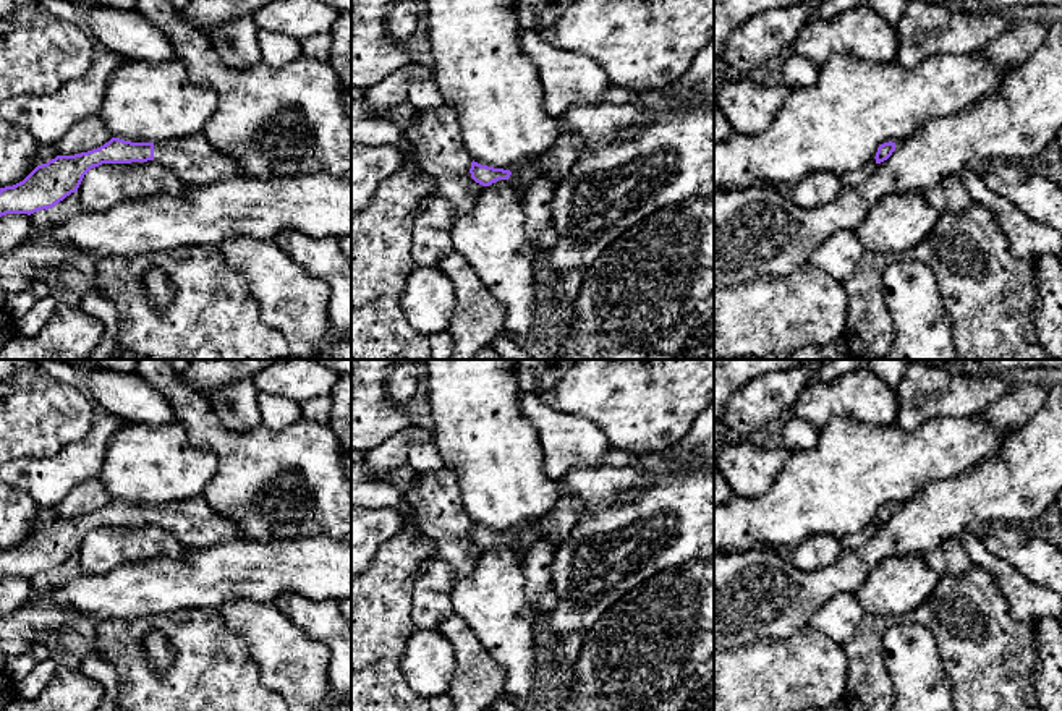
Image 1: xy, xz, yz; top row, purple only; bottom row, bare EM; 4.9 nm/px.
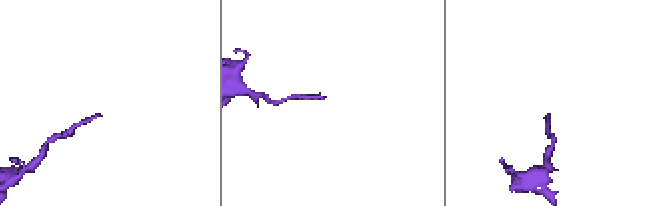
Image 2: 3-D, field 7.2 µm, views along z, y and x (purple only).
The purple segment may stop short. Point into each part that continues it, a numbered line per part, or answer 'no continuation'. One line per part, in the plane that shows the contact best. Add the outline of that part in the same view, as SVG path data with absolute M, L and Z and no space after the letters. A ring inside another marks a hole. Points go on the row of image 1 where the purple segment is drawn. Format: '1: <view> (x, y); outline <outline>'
1: xy (195, 161); outline M202 133L155 143L154 162L170 168L186 186L206 186L219 180L244 177L236 160L219 152Z

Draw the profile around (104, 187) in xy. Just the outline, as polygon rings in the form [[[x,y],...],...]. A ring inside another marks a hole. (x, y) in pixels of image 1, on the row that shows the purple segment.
[[[154,160],[102,164],[84,175],[76,196],[83,212],[107,212],[128,198],[181,196],[188,188],[170,168]]]

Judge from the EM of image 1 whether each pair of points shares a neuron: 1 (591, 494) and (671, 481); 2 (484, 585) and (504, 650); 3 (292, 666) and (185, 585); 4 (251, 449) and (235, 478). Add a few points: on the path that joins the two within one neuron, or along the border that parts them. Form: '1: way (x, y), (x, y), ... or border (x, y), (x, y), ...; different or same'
1: way (611, 481), (622, 480), (637, 472), (651, 472); same
2: way (492, 601), (502, 619), (504, 634); same
3: border (254, 600), (233, 598), (217, 608); different
4: way (251, 455), (251, 462), (242, 472); same

